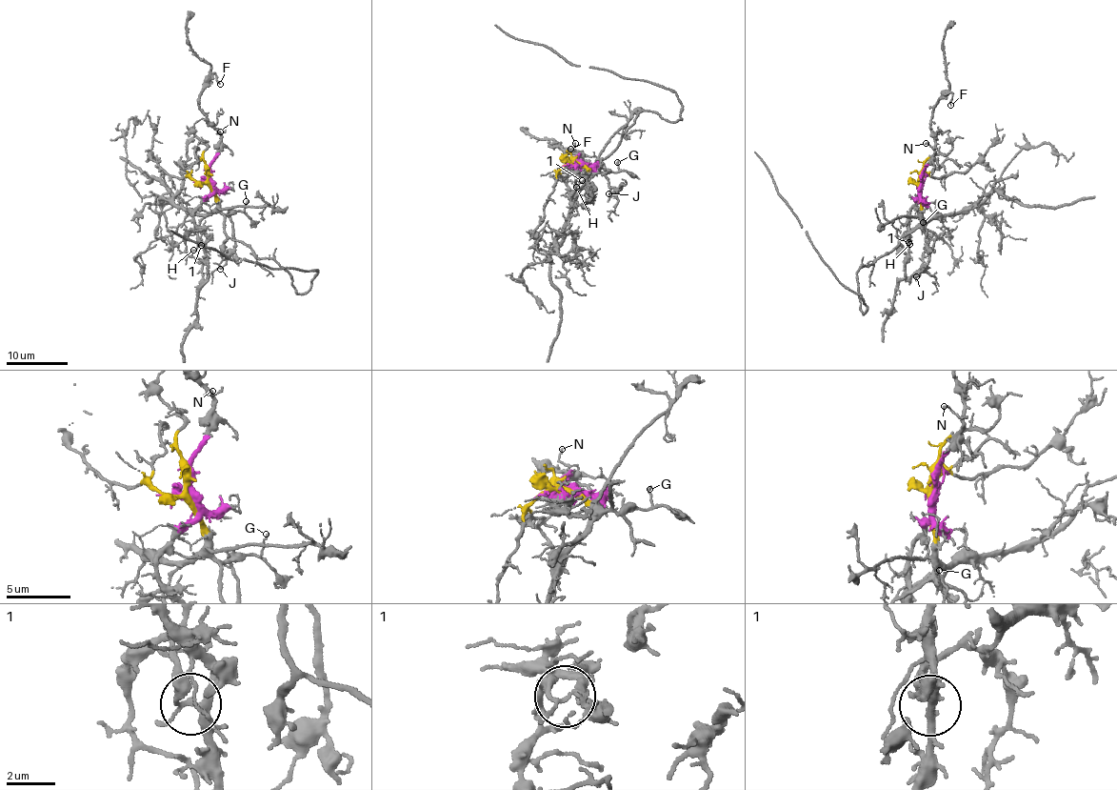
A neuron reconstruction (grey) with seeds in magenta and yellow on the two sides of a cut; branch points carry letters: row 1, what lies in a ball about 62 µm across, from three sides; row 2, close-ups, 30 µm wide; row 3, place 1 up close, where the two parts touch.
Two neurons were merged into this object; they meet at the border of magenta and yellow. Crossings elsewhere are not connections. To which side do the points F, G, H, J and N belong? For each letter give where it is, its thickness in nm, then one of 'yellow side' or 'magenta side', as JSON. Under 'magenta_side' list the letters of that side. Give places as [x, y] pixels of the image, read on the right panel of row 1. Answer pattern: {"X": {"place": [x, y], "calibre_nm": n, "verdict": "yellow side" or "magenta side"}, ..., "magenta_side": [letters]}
{"F": {"place": [950, 105], "calibre_nm": 120, "verdict": "magenta side"}, "G": {"place": [923, 222], "calibre_nm": 150, "verdict": "yellow side"}, "H": {"place": [909, 244], "calibre_nm": 160, "verdict": "magenta side"}, "J": {"place": [916, 276], "calibre_nm": 130, "verdict": "yellow side"}, "N": {"place": [926, 143], "calibre_nm": 130, "verdict": "magenta side"}, "magenta_side": ["F", "H", "N"]}

